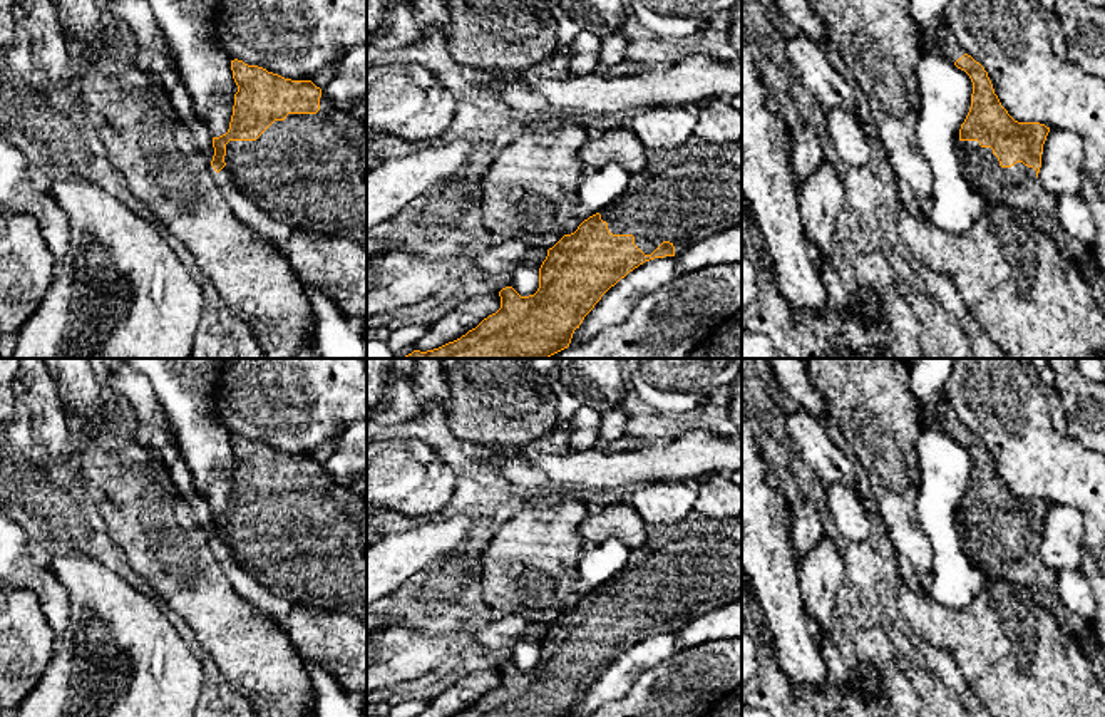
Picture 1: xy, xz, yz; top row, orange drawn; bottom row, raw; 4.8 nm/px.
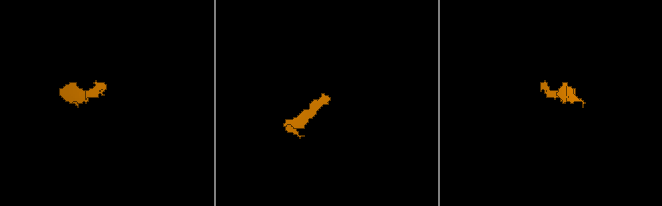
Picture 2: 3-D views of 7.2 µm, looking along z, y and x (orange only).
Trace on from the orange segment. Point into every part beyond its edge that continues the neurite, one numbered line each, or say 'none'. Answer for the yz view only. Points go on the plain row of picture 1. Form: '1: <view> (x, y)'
1: yz (1018, 563)

